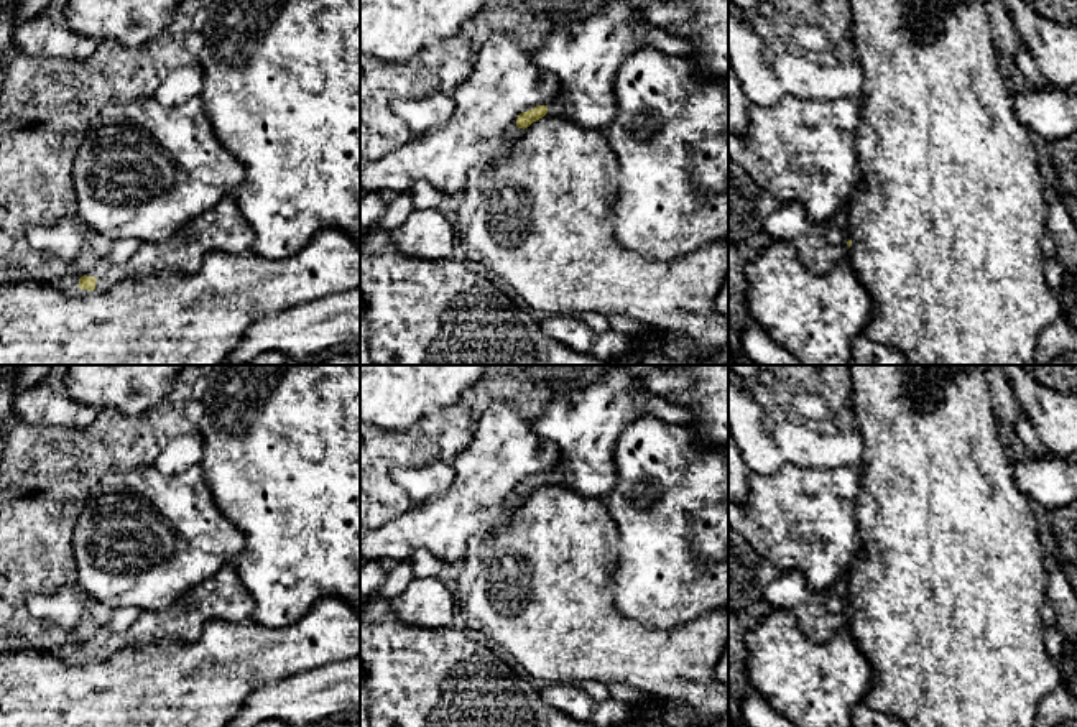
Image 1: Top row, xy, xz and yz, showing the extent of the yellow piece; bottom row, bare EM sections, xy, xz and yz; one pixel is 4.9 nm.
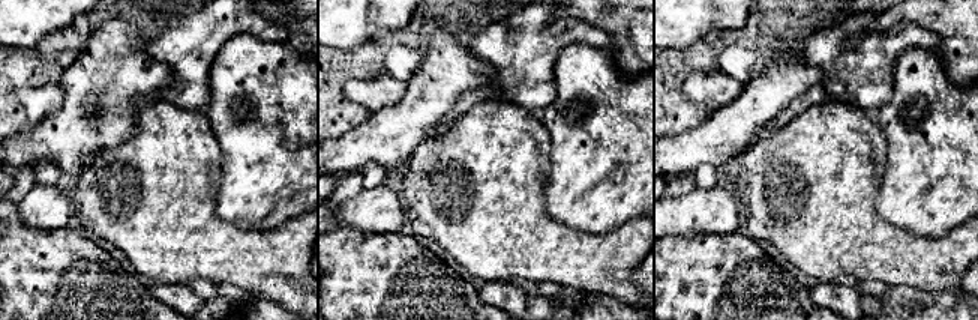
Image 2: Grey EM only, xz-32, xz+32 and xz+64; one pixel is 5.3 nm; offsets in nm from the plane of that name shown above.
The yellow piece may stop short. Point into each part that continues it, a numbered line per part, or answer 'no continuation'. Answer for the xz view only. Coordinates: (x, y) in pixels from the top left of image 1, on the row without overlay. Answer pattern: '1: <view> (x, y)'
1: xz (586, 426)

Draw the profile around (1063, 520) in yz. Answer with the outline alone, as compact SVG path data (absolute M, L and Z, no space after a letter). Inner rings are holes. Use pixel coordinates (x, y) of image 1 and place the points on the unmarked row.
M1077 500L1059 508L1051 508L1047 521L1056 539L1052 561L1062 564L1077 595Z

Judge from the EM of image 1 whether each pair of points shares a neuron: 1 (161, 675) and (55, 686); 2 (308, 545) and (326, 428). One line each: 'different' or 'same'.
1: same
2: same

